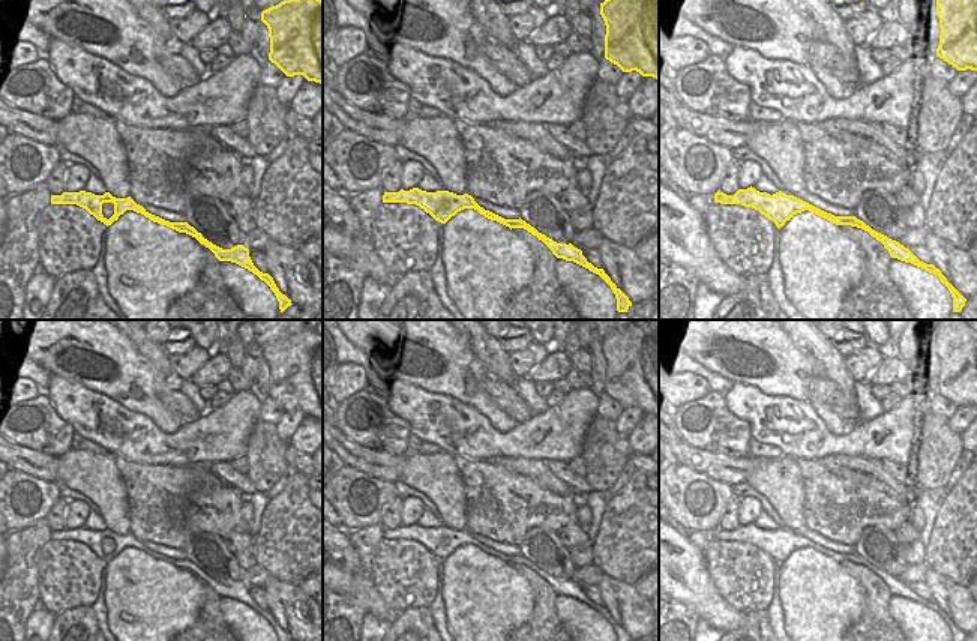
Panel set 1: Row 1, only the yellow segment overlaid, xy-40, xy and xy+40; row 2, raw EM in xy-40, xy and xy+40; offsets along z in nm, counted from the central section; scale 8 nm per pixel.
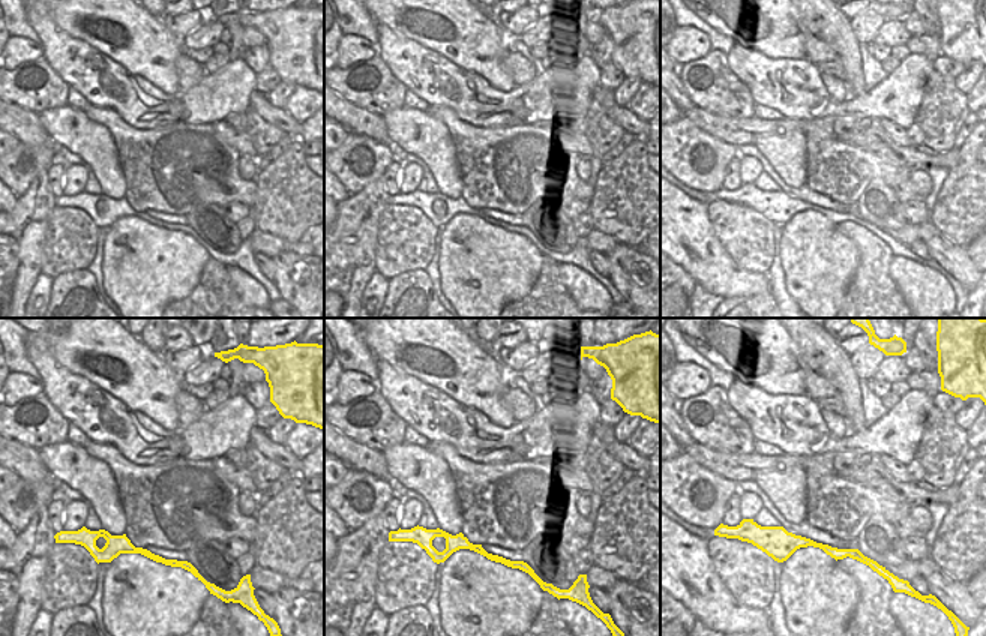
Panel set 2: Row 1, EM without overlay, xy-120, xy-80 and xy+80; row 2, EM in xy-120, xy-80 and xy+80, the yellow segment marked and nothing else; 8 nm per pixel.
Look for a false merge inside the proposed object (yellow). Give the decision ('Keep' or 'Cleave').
Keep

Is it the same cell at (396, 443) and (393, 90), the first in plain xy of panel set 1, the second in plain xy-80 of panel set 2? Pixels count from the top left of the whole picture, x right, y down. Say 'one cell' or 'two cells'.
one cell

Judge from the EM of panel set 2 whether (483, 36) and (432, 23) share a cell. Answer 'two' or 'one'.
one

